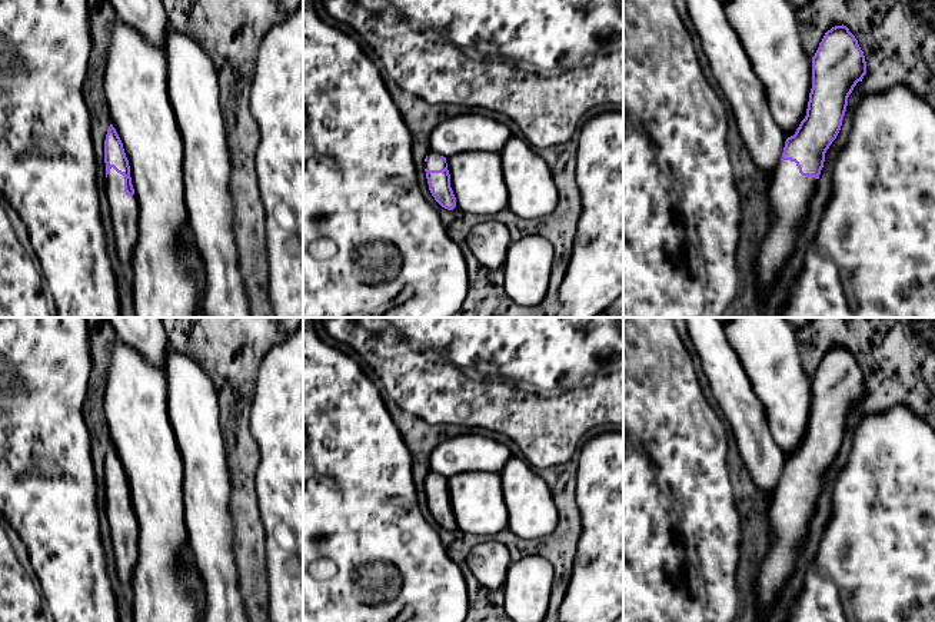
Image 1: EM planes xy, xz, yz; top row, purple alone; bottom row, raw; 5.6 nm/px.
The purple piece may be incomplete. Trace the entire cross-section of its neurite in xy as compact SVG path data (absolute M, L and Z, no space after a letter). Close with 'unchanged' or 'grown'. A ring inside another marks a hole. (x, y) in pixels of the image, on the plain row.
M110 445L104 460L106 515L120 582L132 586L139 559L139 523L130 498L130 486L123 463Z; grown

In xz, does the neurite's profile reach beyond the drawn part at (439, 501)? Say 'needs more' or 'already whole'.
needs more

